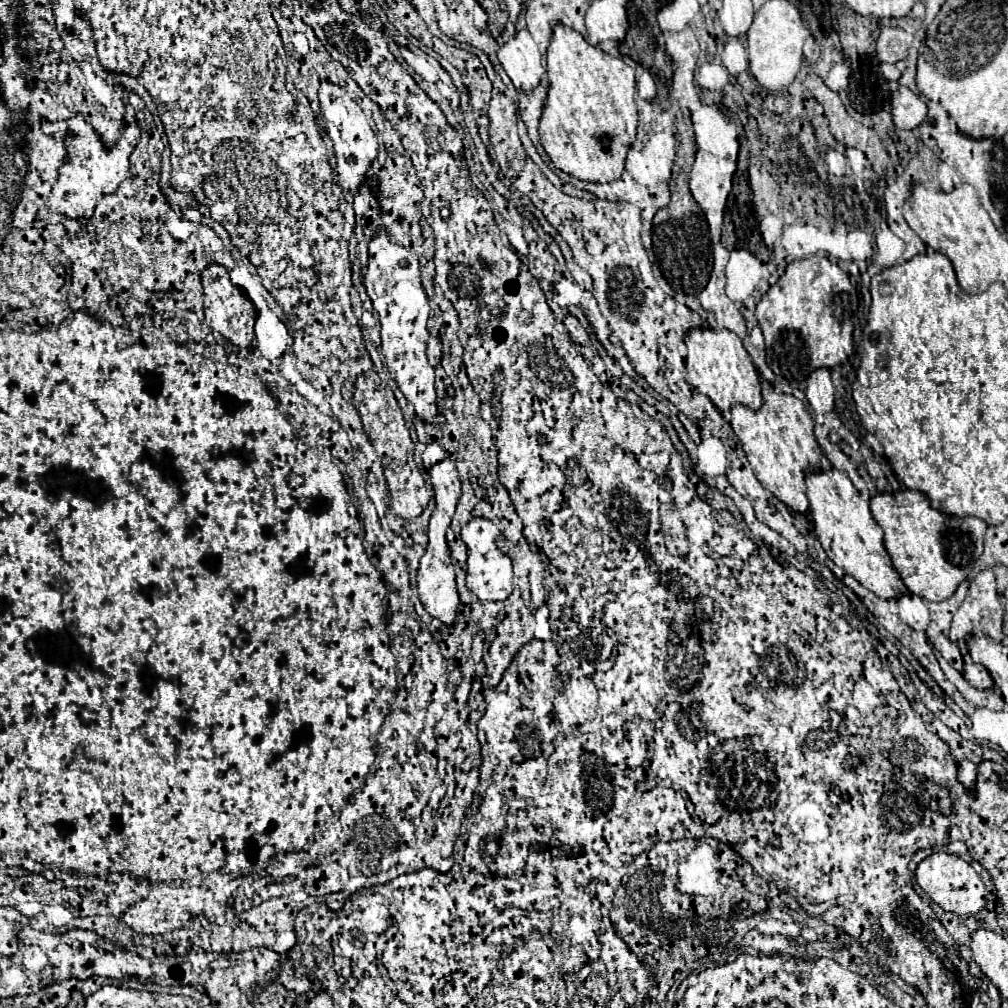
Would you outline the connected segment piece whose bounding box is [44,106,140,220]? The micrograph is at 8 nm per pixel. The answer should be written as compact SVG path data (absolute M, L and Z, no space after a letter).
M130 106L126 108L114 144L106 144L80 114L66 120L58 120L58 122L44 122L44 134L60 136L68 152L68 158L64 158L64 162L60 164L60 174L48 196L46 208L66 218L90 220L94 214L94 206L104 196L110 196L128 174L128 168L130 168L128 158L132 154L132 148L140 140L140 128L136 126L136 120L134 120L134 108Z

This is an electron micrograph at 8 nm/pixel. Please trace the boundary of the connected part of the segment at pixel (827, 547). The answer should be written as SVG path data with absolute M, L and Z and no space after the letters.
M812 470L806 474L806 496L810 502L814 526L822 550L846 574L856 578L864 588L880 598L894 598L904 594L904 582L896 568L890 564L882 542L882 528L872 520L868 502L852 486L848 474L842 470Z

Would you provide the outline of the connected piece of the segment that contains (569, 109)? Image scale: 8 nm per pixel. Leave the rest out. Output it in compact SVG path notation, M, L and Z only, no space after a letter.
M554 26L552 40L546 48L546 72L550 86L546 90L546 102L538 124L538 138L544 146L554 168L578 178L592 182L612 182L624 172L624 158L634 142L638 126L636 110L636 74L634 68L624 64L620 58L602 52L592 46L580 32L570 26Z

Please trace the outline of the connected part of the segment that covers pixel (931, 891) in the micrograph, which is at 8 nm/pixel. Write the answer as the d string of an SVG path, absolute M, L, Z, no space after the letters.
M934 852L916 866L914 874L916 874L918 886L932 898L932 902L936 902L946 912L952 912L958 916L968 916L968 914L974 916L984 908L986 888L980 876L976 874L976 870L960 856L954 856L948 852Z

